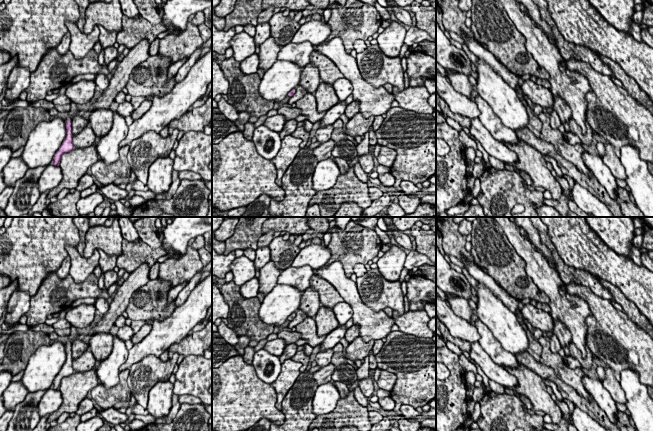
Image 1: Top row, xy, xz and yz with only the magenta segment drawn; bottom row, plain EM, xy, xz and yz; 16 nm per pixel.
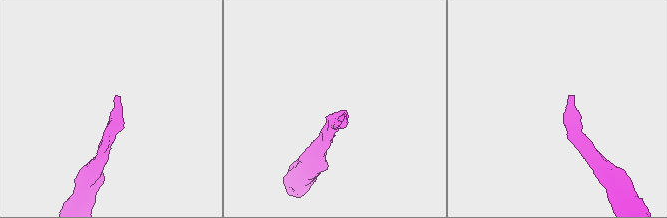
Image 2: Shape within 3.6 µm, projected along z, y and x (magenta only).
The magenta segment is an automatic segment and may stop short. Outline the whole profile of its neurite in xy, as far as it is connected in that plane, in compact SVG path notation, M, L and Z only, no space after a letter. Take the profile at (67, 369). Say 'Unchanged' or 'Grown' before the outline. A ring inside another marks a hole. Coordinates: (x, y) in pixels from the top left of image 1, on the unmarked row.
Grown. M71 326L69 339L65 344L65 346L66 346L66 358L67 359L66 359L66 362L63 364L61 370L56 375L56 377L53 381L52 389L54 389L54 390L59 390L61 380L64 377L70 376L74 373L74 369L73 369L73 365L72 365L73 359L72 359L72 356L71 356L71 344L74 340L78 339L79 335L80 334L76 330L76 328Z

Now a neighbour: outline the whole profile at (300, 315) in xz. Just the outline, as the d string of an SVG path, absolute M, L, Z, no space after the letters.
M298 309L295 312L295 317L290 321L288 328L296 327L299 323L304 321L307 317L308 317L308 315L304 311Z

